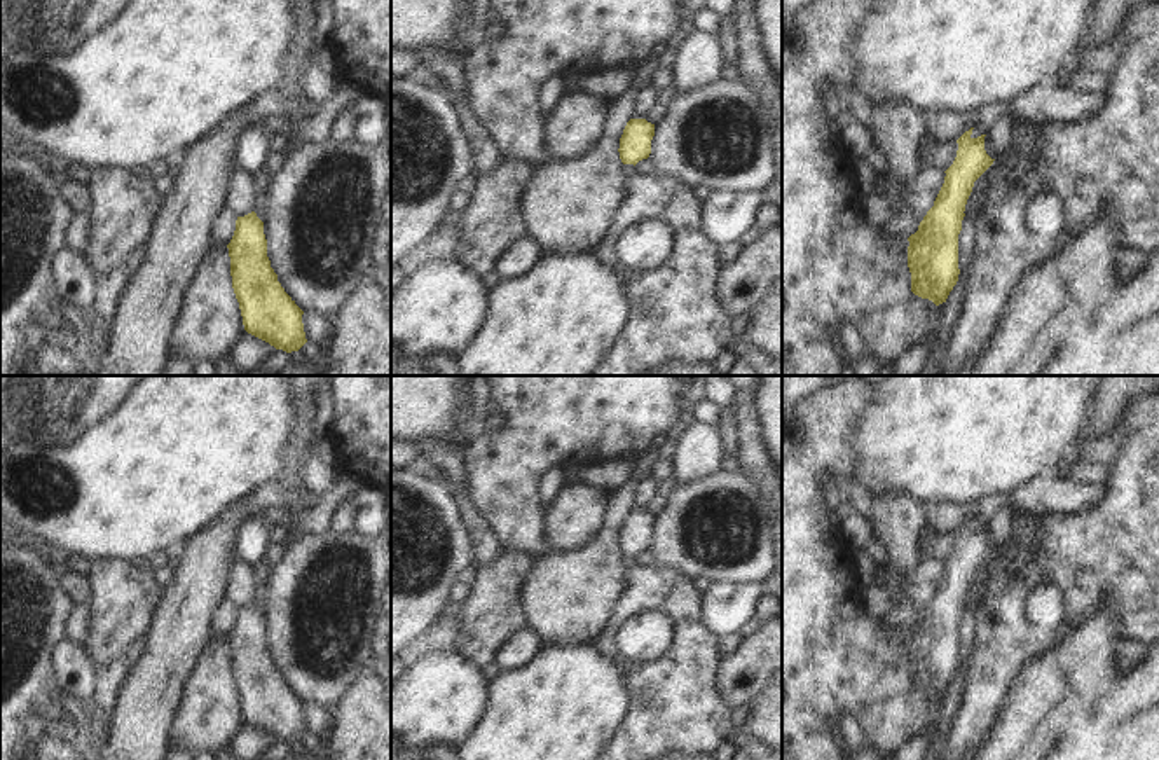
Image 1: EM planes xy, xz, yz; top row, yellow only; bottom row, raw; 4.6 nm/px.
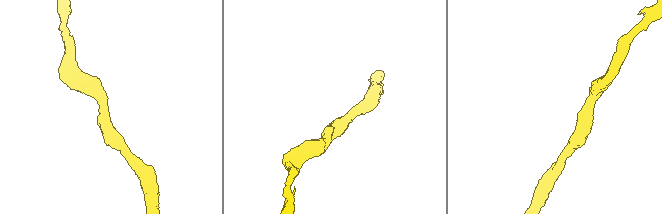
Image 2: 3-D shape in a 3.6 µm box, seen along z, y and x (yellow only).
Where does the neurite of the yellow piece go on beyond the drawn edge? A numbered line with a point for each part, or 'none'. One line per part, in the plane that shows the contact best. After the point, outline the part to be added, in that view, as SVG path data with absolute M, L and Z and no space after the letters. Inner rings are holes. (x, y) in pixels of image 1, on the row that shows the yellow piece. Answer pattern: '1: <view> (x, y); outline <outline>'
none

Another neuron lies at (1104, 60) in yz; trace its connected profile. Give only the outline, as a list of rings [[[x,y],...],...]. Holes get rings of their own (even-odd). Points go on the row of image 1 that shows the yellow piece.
[[[1122,42],[1101,44],[1098,49],[1080,47],[1073,65],[1086,73],[1112,73],[1121,56]]]

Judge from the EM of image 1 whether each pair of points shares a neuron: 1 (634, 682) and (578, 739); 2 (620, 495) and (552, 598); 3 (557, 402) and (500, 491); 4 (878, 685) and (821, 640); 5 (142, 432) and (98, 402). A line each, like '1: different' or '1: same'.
1: different
2: same
3: same
4: same
5: different

